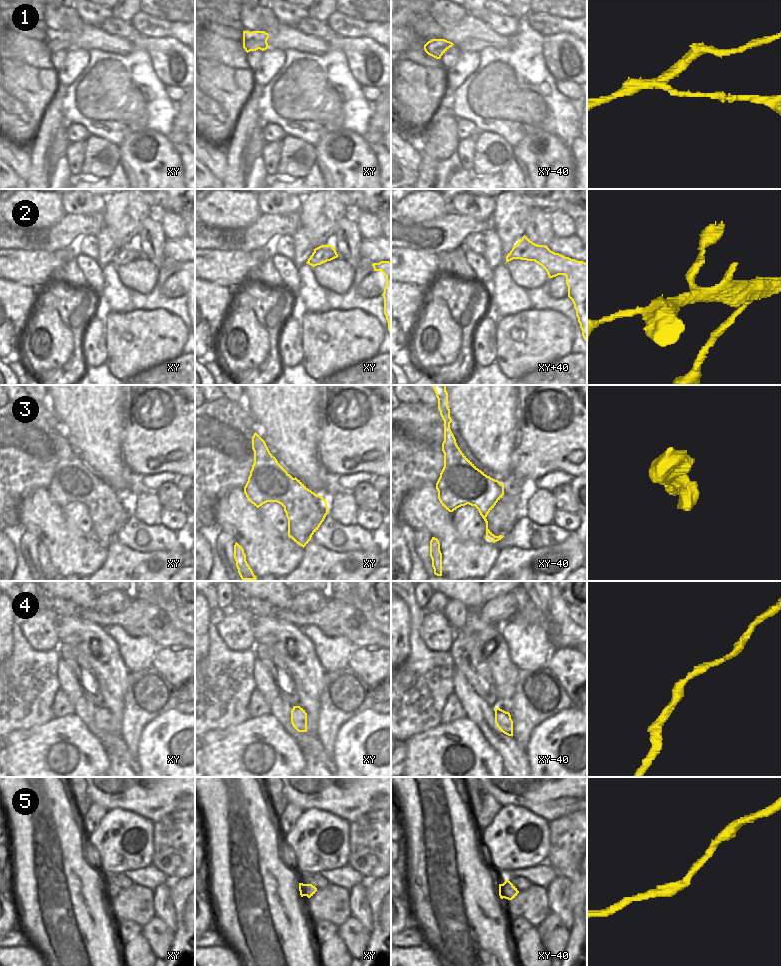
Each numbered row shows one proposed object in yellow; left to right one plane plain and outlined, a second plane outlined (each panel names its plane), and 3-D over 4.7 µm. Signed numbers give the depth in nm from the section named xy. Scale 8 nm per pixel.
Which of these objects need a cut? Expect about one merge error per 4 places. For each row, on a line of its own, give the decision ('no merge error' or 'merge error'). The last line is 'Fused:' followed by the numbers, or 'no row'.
1: no merge error
2: no merge error
3: no merge error
4: no merge error
5: no merge error
Fused: no row

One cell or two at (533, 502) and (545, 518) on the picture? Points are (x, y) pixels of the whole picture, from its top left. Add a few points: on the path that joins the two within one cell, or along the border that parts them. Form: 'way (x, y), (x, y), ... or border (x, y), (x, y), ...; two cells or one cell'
way (537, 506), (543, 514); one cell

